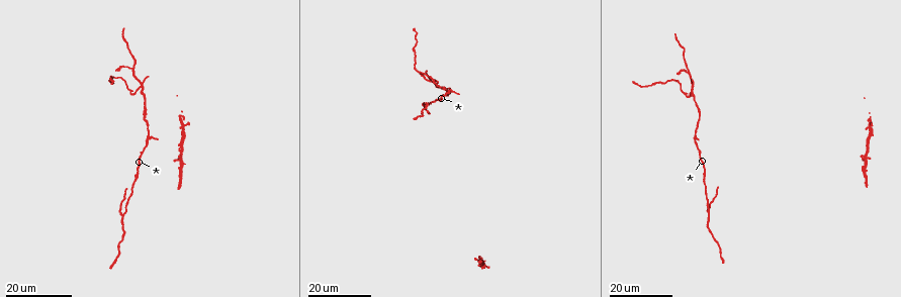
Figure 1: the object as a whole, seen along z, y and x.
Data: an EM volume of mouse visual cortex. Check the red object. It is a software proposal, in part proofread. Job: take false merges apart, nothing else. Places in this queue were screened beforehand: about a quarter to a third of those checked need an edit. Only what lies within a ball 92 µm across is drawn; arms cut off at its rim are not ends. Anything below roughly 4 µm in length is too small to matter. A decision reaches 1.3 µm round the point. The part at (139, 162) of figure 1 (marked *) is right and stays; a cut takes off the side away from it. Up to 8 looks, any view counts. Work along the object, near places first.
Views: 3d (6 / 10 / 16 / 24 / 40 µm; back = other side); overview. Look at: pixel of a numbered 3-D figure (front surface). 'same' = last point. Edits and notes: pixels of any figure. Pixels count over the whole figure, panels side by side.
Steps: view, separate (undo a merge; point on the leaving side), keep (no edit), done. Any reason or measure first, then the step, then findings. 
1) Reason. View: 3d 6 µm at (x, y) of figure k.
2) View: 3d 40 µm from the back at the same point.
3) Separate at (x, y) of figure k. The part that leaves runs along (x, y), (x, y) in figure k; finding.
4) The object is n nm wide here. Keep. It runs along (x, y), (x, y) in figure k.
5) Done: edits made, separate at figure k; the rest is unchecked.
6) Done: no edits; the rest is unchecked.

Four-way junction. View: 3d 24 µm at (699, 113) of figure 1.

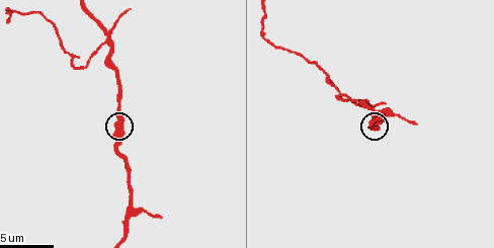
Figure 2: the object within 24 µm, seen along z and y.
View: 3d 10 µm at (122, 129) of figure 2.

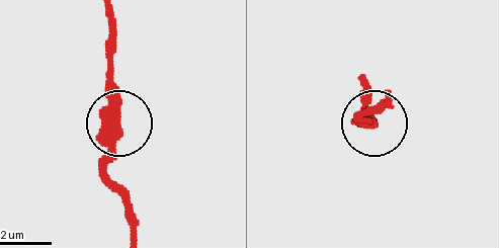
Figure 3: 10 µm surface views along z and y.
The object is 320 nm wide here. Keep. It runs along (135, 232), (128, 193), (104, 160), (117, 114), (110, 65) in figure 3; continuous, no second neuron.

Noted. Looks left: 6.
Four arms meet. View: 3d 10 µm at (107, 41) of figure 2.

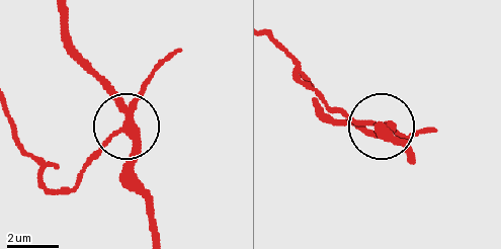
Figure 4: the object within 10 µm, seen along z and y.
The object is 280 nm wide here. Separate at (143, 86) of figure 4. Two neurons meet here.

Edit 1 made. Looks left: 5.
Three-way junction. View: 3d 24 µm at (132, 66) of figure 1.

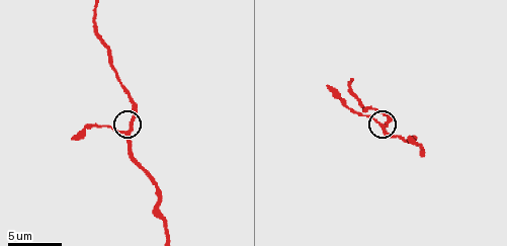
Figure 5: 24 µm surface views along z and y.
View: 3d 6 µm at (127, 131) of figure 5.

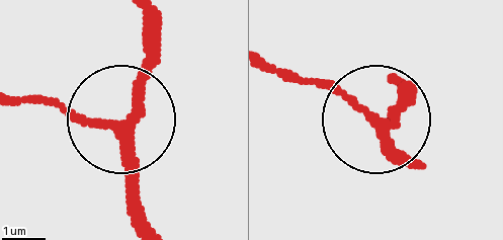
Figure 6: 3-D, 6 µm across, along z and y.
3 arms meet here. Keep. It runs along (152, 227), (127, 129), (24, 96) in figure 6; all the same neuron.

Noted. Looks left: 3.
Arms part here. View: 3d 24 µm at (706, 211) of figure 1.

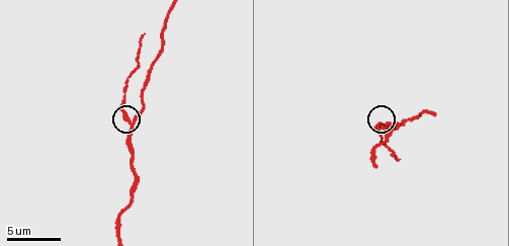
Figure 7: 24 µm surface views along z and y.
View: 3d 10 µm at (129, 123) of figure 7.

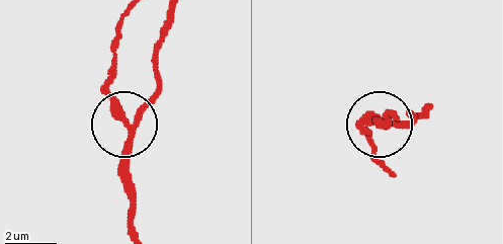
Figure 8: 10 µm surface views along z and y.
Separate at (118, 99) of figure 8. The part that leaves runs along (130, 132), (109, 81), (120, 16) in figure 8; two neurons meet here.

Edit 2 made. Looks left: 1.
Done: edits made, separate at figure 4, separate at figure 8; the rest is unchecked.

